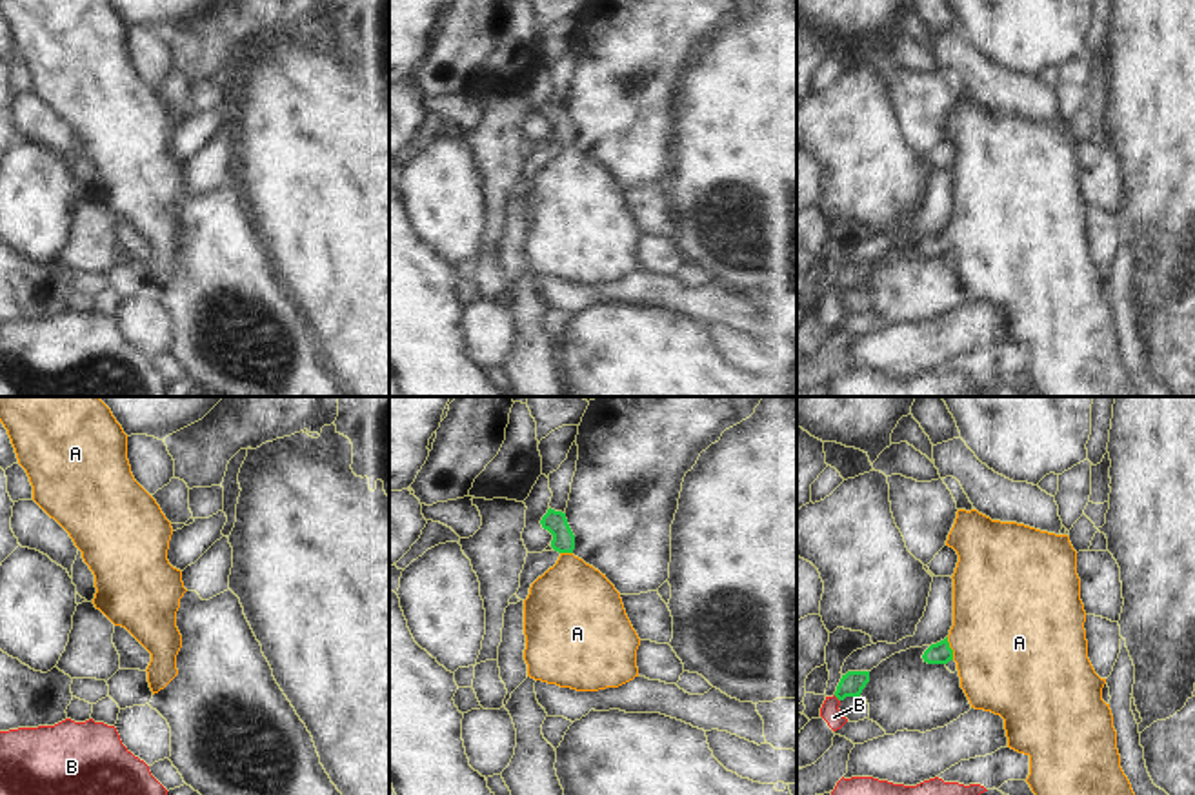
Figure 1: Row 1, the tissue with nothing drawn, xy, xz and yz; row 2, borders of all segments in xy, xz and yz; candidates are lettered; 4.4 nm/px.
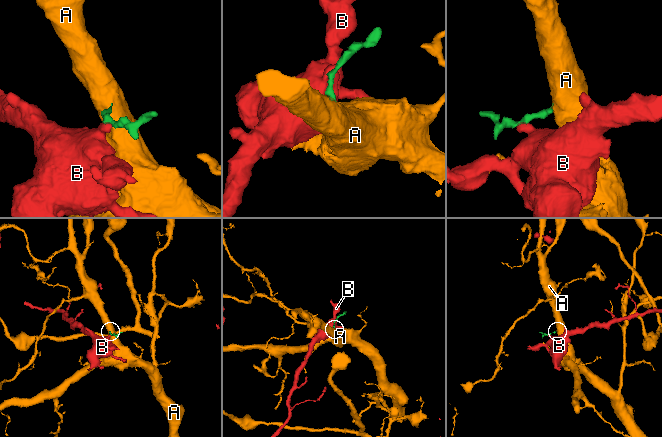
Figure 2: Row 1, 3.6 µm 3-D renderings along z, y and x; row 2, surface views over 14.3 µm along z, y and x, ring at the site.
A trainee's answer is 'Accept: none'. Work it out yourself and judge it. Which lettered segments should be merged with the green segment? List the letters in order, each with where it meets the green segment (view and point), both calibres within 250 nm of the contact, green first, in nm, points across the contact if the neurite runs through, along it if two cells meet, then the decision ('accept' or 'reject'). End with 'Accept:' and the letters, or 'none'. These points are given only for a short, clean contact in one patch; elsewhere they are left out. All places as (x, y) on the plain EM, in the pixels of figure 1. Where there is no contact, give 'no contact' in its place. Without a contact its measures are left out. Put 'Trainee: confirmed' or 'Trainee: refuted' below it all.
A: yz (950, 241) | 100/480 nm | across yz (937, 246), (950, 241), (972, 235), (1006, 235) | accept
B: yz (837, 290) | 110/90 nm | along yz (833, 288), (839, 293) | reject
Accept: A
Trainee: refuted

